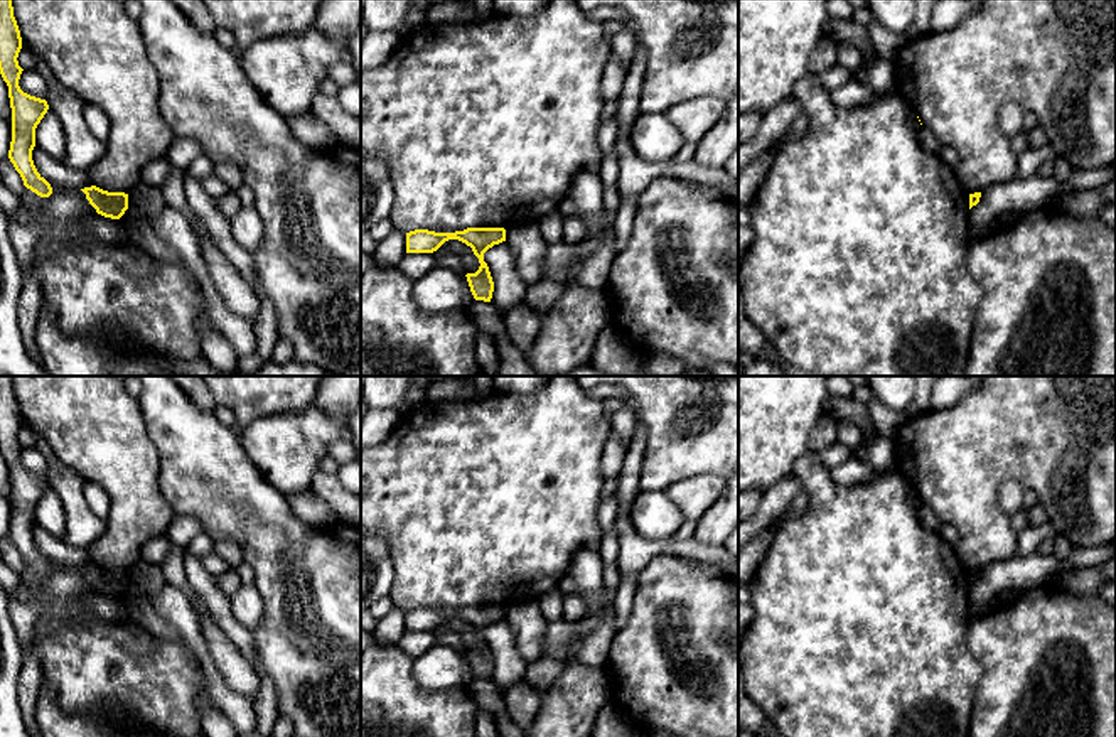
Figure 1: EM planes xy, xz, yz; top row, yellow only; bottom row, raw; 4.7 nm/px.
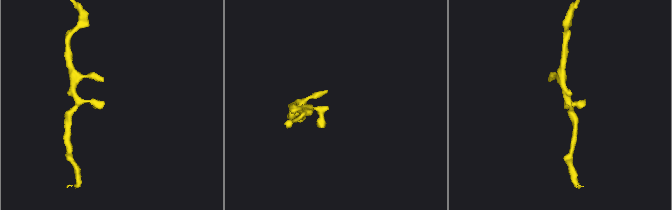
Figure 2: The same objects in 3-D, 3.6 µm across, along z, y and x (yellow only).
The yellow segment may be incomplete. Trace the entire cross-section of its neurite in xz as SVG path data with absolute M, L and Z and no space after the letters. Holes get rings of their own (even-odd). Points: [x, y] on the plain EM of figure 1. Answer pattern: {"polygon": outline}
{"polygon": "M467 605L455 611L435 611L428 607L415 607L406 611L406 631L433 631L445 619L459 617L472 626L474 632L479 636L479 648L475 651L467 651L467 659L475 678L491 680L494 670L494 659L487 641L484 639L484 631L506 619L504 605Z"}

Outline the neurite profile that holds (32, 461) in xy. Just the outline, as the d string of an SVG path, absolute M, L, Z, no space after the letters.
M22 449L19 464L24 471L47 479L49 464L39 449Z

